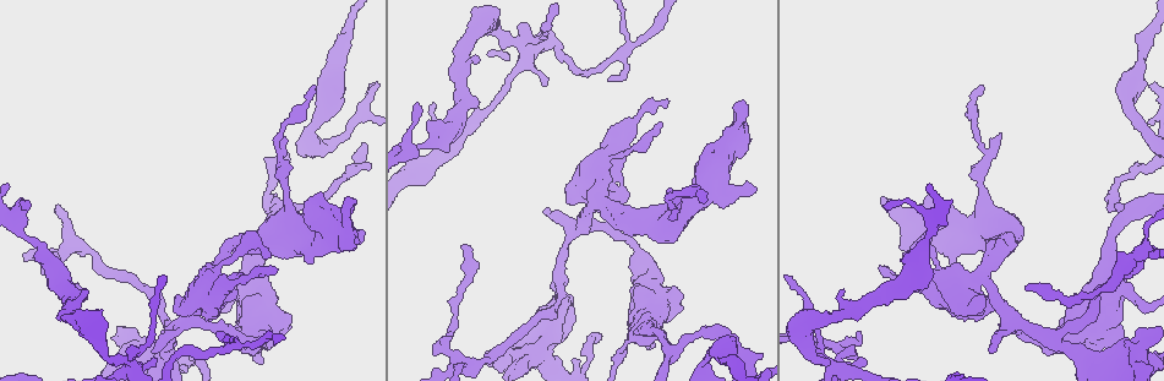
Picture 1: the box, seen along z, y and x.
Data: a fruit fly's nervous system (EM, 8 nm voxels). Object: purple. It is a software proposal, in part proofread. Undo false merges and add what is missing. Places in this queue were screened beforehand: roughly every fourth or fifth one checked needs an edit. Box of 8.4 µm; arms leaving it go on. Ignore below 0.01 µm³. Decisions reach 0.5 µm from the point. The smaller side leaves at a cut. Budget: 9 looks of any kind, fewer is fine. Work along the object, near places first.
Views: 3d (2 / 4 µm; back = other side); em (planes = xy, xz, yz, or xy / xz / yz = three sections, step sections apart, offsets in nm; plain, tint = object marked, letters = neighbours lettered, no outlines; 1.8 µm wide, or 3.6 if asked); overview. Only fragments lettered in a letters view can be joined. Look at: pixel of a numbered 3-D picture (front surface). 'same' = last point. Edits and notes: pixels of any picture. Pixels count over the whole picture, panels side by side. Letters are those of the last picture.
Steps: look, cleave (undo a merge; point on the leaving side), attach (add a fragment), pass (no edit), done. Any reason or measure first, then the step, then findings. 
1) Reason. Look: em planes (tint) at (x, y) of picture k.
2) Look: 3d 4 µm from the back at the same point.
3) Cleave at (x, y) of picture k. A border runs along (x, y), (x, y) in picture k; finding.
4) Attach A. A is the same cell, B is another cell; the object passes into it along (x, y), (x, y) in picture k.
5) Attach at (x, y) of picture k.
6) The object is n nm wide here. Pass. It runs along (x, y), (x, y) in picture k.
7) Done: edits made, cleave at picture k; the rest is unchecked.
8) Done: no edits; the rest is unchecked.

Three arms meet. Look: em xy step 8 (tint) at (109, 358) of picture 1.

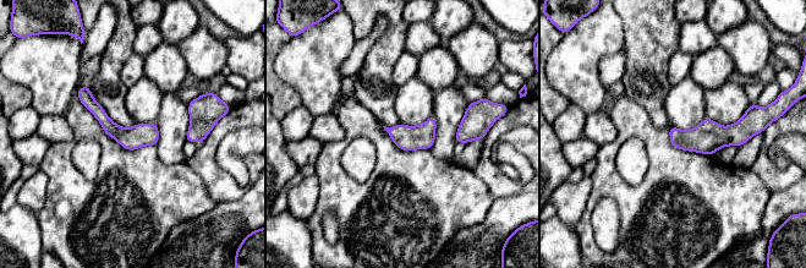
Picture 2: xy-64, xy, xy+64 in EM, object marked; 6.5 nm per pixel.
Another direction. Look: em planes (letters) at the same point.

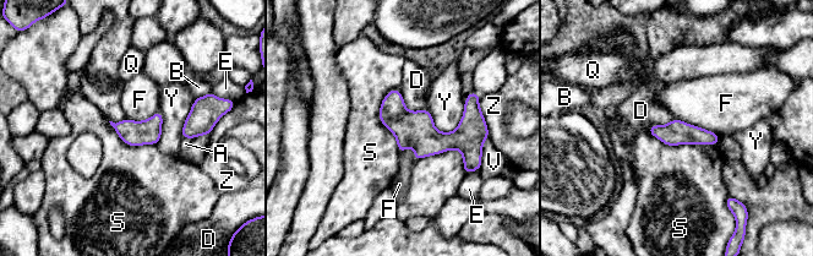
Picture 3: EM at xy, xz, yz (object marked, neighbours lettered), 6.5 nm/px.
The longest contact is with S, 420 nm. Pass. A, B, D, E, F, Q, S, V, Y and Z are other cells; it runs along (382, 109), (425, 140), (476, 121) in picture 3; one neuron here.

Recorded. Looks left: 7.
Calibre changes. Look: 3d 4 µm at (651, 222) of picture 1.

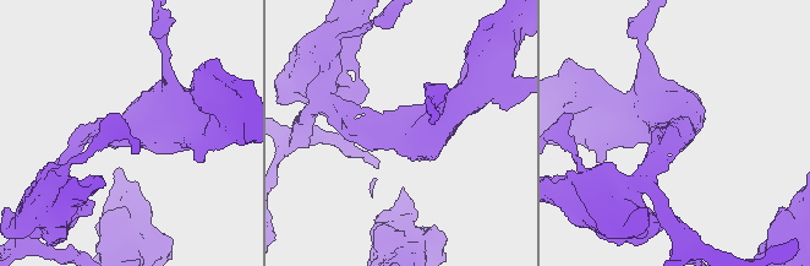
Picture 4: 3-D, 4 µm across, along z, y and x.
Look: em 3.6 µm planes (letters) at (681, 130) of picture 4.

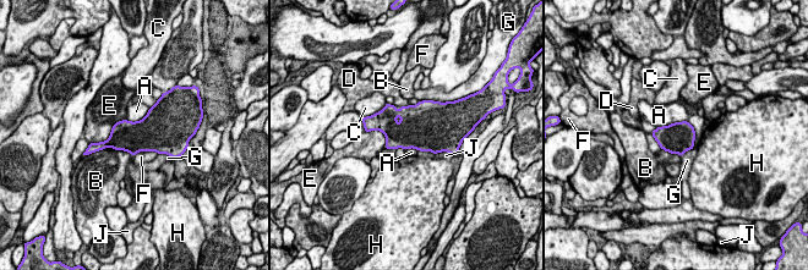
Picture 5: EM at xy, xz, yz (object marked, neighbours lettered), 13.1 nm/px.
The object is 420 nm wide here. Pass. A, B, C, D, E, F, G, H and J are other cells; a border runs along (658, 126), (687, 121), (694, 147) in picture 5; all the same neuron.

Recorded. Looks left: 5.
Look: 3d 4 µm at (187, 322) of picture 1.

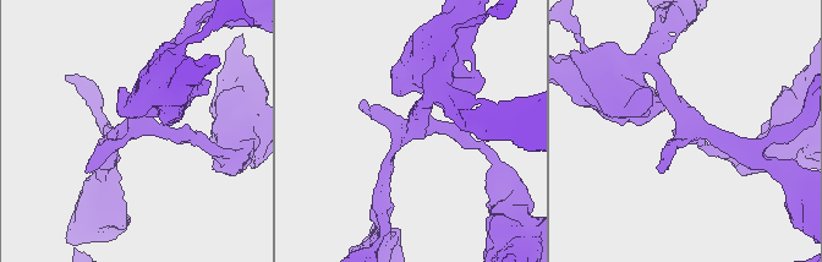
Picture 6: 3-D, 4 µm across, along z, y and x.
Shape alone is not enough. Look: em planes (letters) at (133, 130) of picture 6.

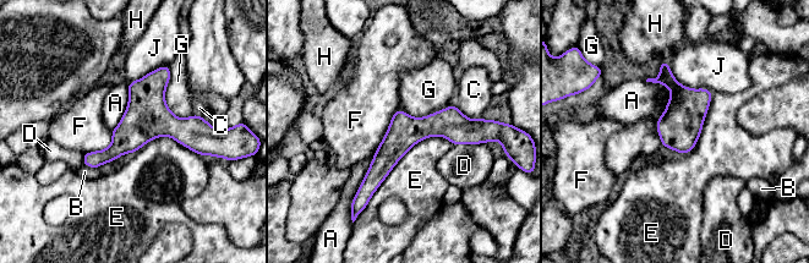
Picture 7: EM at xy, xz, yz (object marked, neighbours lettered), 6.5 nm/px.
The object is 220 nm wide here. Pass. A, B, C, D, E, F, G, H and J are other cells; it runs along (477, 126), (415, 129), (361, 191) in picture 7; continuous, no second neuron.

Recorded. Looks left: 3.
Tapers out. Look: 3d 2 µm at (313, 88) of picture 1.

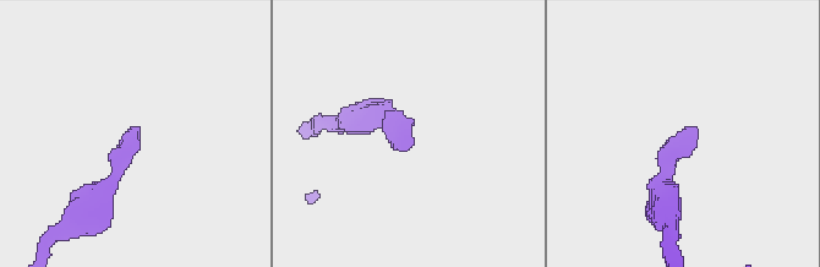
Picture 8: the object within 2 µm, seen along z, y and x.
Now the EM. Look: em planes (letters) at (693, 129) of picture 8.

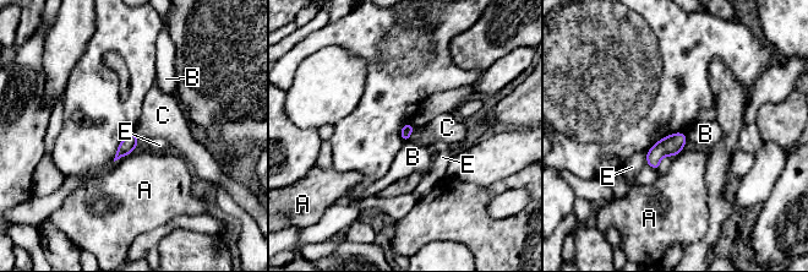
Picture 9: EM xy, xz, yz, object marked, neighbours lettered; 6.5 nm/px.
Pass. A, B, C and E are other cells; a border runs along (415, 128), (408, 140) in picture 9; no lettered fragment goes on from it.

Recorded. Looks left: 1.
Done: no edits; the rest is unchecked.

